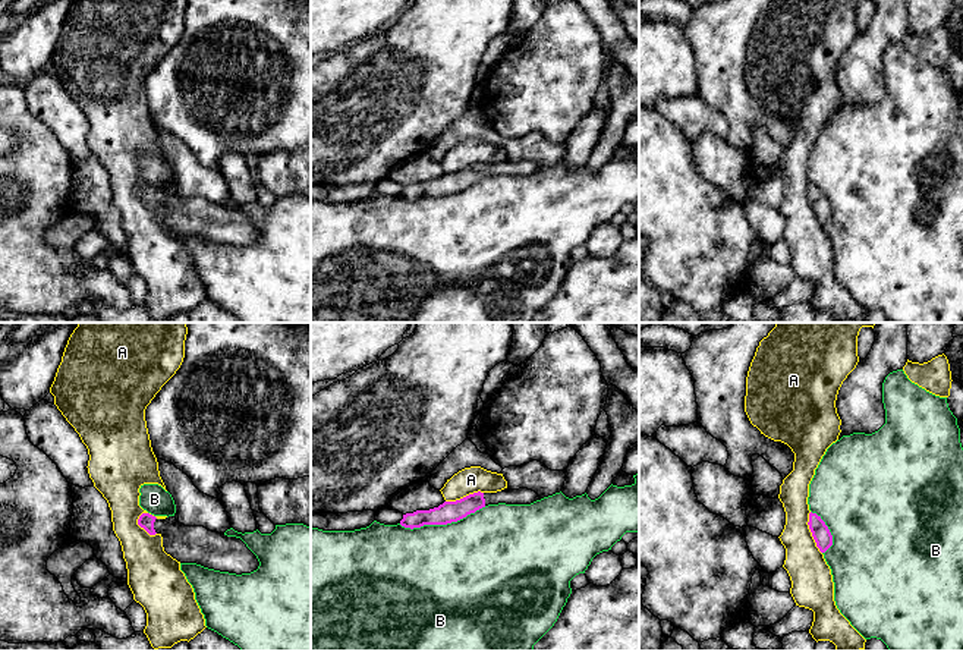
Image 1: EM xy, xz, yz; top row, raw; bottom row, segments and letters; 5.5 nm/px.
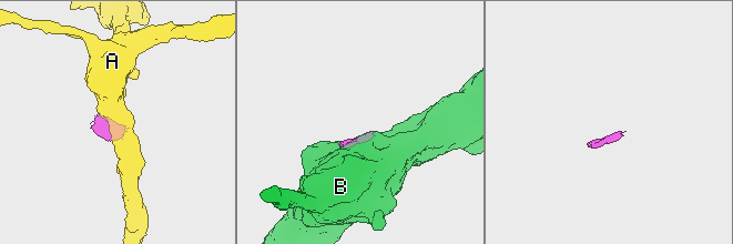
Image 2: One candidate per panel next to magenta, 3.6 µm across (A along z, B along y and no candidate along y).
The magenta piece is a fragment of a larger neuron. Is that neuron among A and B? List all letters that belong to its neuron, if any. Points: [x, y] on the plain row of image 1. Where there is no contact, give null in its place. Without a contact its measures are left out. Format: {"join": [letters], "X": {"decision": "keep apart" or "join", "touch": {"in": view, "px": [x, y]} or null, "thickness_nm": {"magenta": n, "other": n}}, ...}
{"join": [], "A": {"decision": "keep apart", "touch": {"in": "xy", "px": [141, 198]}, "thickness_nm": {"magenta": 90, "other": 260}}, "B": {"decision": "keep apart", "touch": {"in": "xz", "px": [441, 195]}, "thickness_nm": {"magenta": 120, "other": 500}}}

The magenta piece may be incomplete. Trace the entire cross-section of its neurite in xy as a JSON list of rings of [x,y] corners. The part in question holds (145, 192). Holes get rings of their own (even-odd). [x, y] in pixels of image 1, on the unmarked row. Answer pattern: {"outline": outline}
{"outline": [[[142,185],[138,196],[150,207],[160,205],[167,226],[180,235],[196,235],[229,245],[251,245],[258,240],[257,227],[236,208],[208,202],[204,198],[185,198],[174,188],[157,191]]]}

